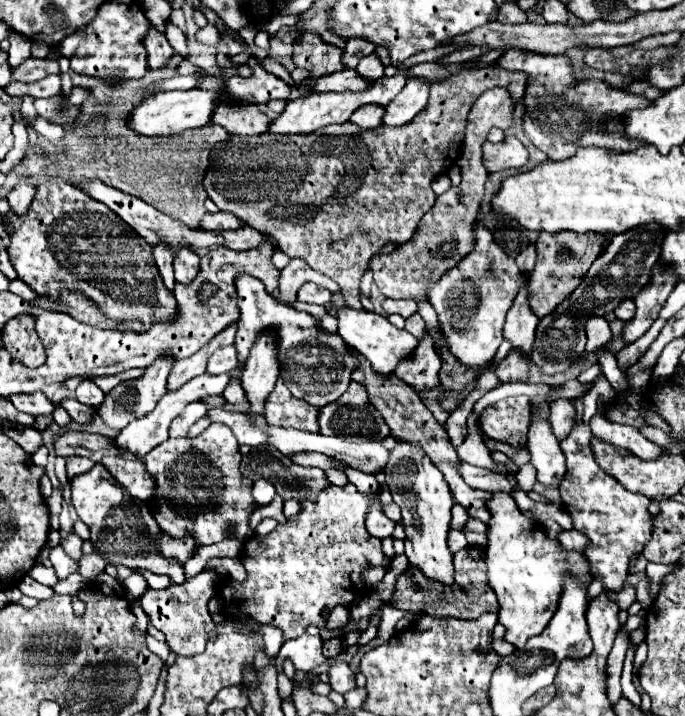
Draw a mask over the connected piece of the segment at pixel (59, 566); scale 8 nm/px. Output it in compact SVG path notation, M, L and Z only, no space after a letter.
M59 544L49 548L49 560L51 560L51 564L53 564L53 568L61 580L67 578L69 574L77 572L77 562L73 558L69 558L67 552Z

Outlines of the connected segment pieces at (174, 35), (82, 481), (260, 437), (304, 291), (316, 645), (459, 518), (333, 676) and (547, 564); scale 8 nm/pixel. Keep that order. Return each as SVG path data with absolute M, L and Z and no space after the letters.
M171 22L167 24L167 40L169 40L169 44L175 48L175 52L181 56L181 58L187 58L189 56L189 48L187 48L187 38L185 38L185 34L179 30L179 28L175 28Z
M95 464L85 474L79 474L71 480L71 502L77 510L77 516L89 526L91 542L105 556L107 562L125 564L127 568L143 568L153 574L167 574L177 568L173 560L159 556L159 546L155 544L155 536L159 534L157 522L147 506L139 504L139 500L125 496L125 490L119 488L119 482L105 472L103 464Z
M211 408L207 412L207 416L211 418L211 422L221 422L221 424L227 424L233 434L237 436L239 444L247 444L247 446L267 446L269 440L267 440L267 434L255 426L247 414L237 414L237 412L225 412L221 408Z
M303 284L303 288L297 294L299 302L311 302L311 304L319 304L325 306L331 300L331 292L327 292L325 288L319 288L317 284Z
M307 634L295 638L295 640L287 640L275 661L277 672L283 670L283 662L285 659L291 660L295 664L297 670L301 672L309 672L313 668L317 668L319 664L323 664L327 658L323 656L323 641L321 638L309 638Z
M455 504L453 506L453 522L451 522L451 528L453 530L463 530L463 524L467 522L467 510L461 506L461 504Z
M329 658L333 662L333 666L329 668L329 684L335 692L339 694L345 694L349 690L355 688L355 674L351 672L351 668L343 662L343 660L335 660L335 658Z
M493 492L491 498L487 500L487 510L491 512L491 518L487 522L487 546L485 546L485 564L487 564L487 586L495 592L499 600L499 612L497 612L497 622L505 626L505 640L521 648L521 642L527 642L531 636L537 632L543 632L547 622L553 618L561 592L563 592L563 578L565 574L573 574L579 578L581 584L591 582L591 572L589 572L589 560L585 554L575 552L575 550L565 550L561 544L551 540L545 532L543 526L527 516L521 514L517 508L515 500L511 494L503 492Z

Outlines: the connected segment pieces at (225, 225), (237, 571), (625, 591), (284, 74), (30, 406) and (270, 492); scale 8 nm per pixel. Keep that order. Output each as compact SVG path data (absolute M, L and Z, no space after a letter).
M217 212L217 214L205 214L201 218L199 228L201 230L235 230L235 228L241 228L241 224L239 220L235 220L235 216Z
M239 557L237 558L212 558L207 562L209 569L214 569L218 566L227 568L229 575L238 582L242 582L246 578L246 572Z
M631 586L623 587L619 592L611 592L610 598L613 598L620 610L627 611L631 604L636 600L635 589Z
M265 58L265 60L257 60L257 64L259 64L259 66L263 66L263 70L265 70L265 72L269 72L269 74L273 74L273 76L281 78L283 82L287 82L289 86L299 86L299 82L293 82L293 78L291 78L289 70L285 70L277 60L273 60L273 58Z
M43 392L13 394L9 400L13 402L13 406L19 412L25 412L25 414L31 414L31 416L43 416L47 412L53 412L53 404L47 400L47 396Z
M261 478L253 484L253 502L255 502L255 506L257 506L257 508L267 506L272 502L275 495L276 489L269 480Z

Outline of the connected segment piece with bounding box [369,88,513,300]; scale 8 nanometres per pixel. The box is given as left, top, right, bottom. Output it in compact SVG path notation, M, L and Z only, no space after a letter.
M491 88L477 98L467 116L465 138L457 158L457 163L461 163L461 186L447 190L443 198L439 196L435 200L435 206L423 216L415 236L405 246L399 246L389 256L373 256L369 262L375 274L375 284L383 294L391 298L427 300L427 286L435 284L439 276L447 274L467 252L471 252L473 224L477 220L479 202L489 178L489 172L483 168L482 145L491 128L506 130L513 126L511 114L511 98L505 88Z

